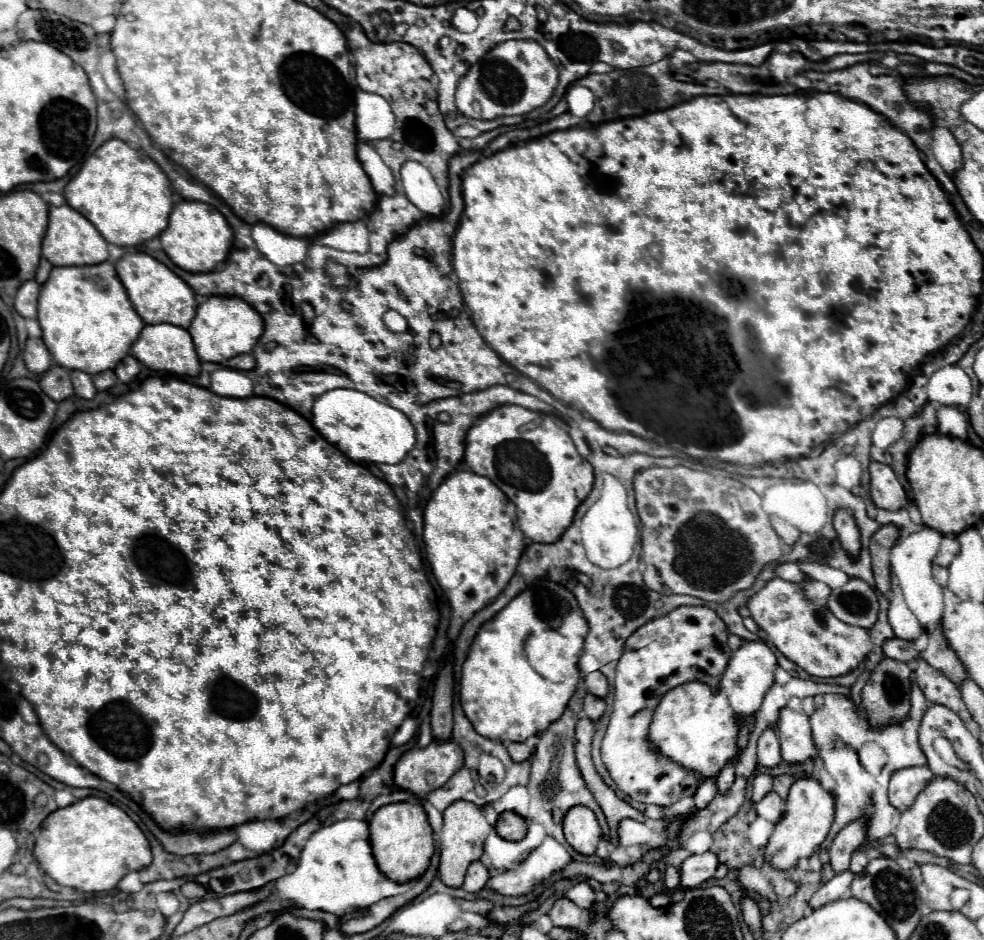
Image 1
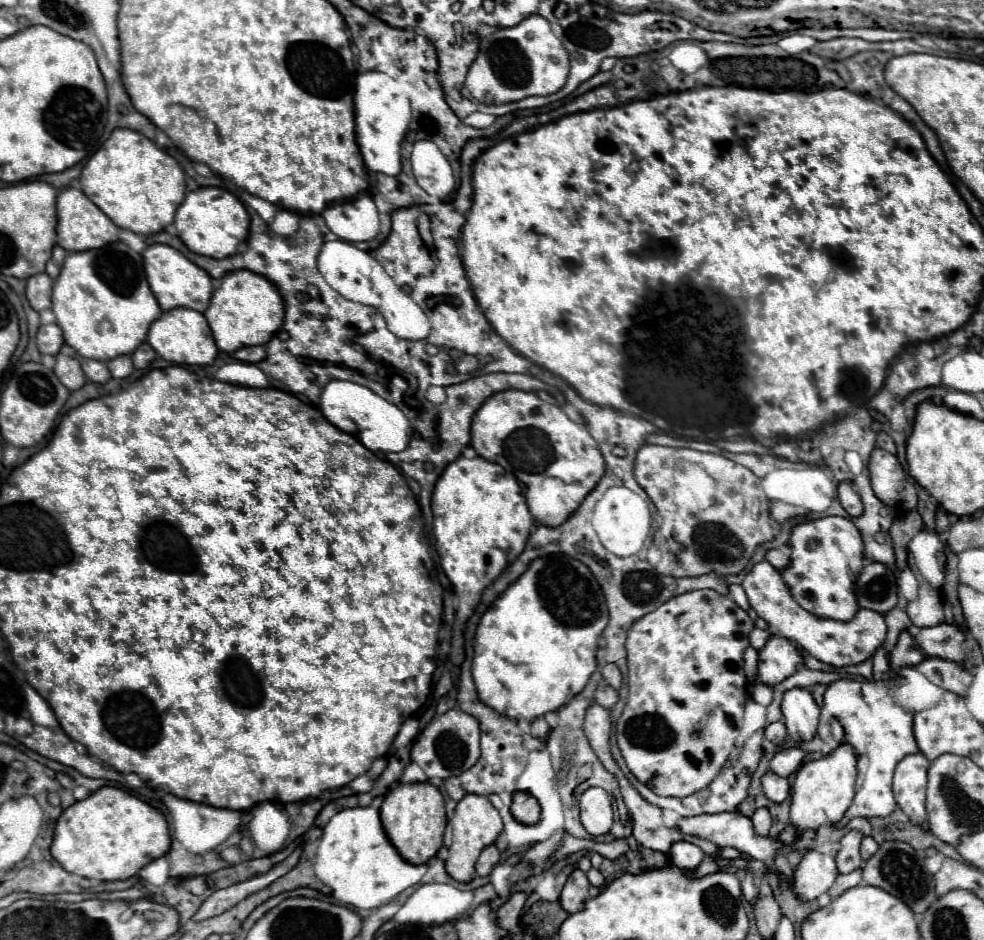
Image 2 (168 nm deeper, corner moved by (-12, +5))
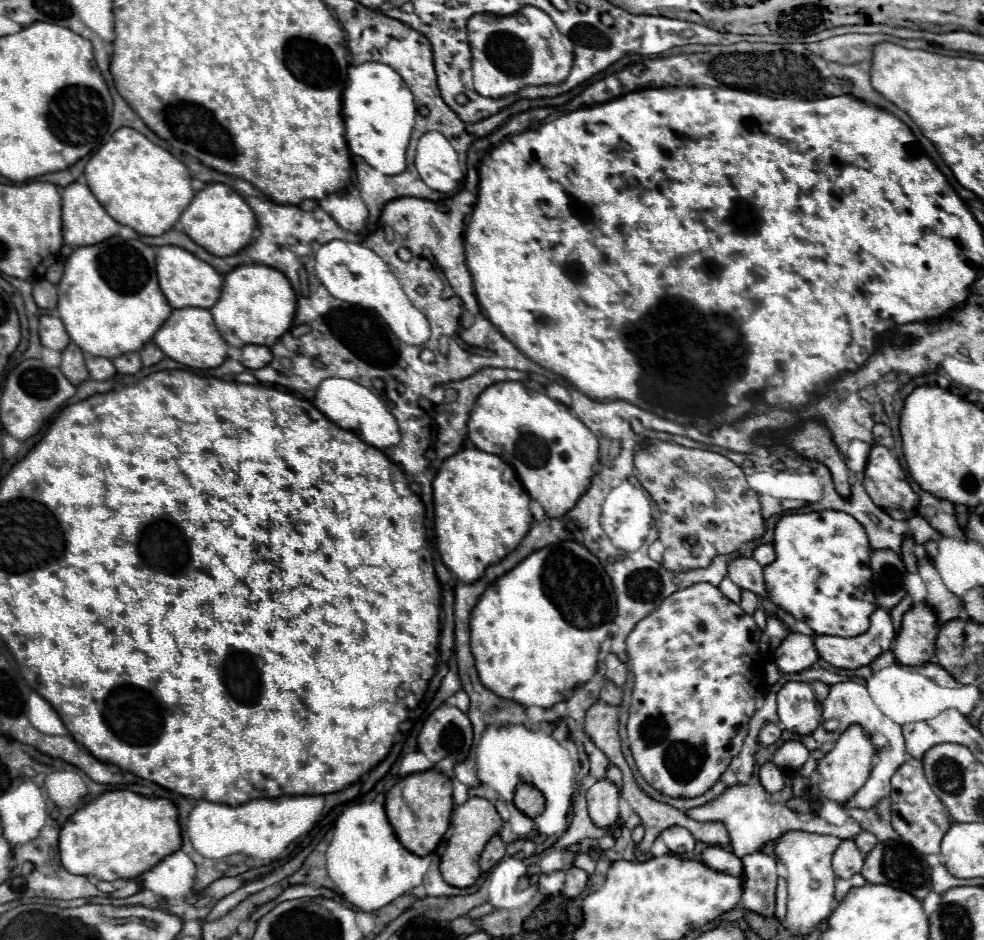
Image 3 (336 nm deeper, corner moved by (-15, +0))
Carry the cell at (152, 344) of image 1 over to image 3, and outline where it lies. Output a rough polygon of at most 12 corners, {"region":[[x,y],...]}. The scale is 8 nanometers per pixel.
{"region":[[179,308],[153,342],[189,368],[217,368],[227,342],[205,308]]}

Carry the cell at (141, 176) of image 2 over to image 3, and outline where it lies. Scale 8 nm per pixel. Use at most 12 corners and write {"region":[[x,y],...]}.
{"region":[[133,128],[85,166],[117,222],[161,236],[195,192],[187,166]]}

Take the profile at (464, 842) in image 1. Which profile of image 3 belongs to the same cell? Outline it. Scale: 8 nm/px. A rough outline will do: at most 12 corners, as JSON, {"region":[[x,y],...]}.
{"region":[[489,800],[453,810],[453,834],[439,870],[467,888],[481,874],[479,856],[503,820]]}

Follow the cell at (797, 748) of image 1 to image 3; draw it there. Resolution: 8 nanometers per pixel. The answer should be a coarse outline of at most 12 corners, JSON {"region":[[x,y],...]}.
{"region":[[807,682],[777,692],[785,730],[811,734],[821,706]]}

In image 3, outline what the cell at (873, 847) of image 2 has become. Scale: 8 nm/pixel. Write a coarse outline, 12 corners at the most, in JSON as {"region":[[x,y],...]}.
{"region":[[861,830],[855,844],[863,854],[877,844],[871,832]]}

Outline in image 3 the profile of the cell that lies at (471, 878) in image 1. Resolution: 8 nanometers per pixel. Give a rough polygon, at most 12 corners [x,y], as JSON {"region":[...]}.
{"region":[[499,834],[487,842],[481,854],[481,870],[489,872],[505,856]]}

